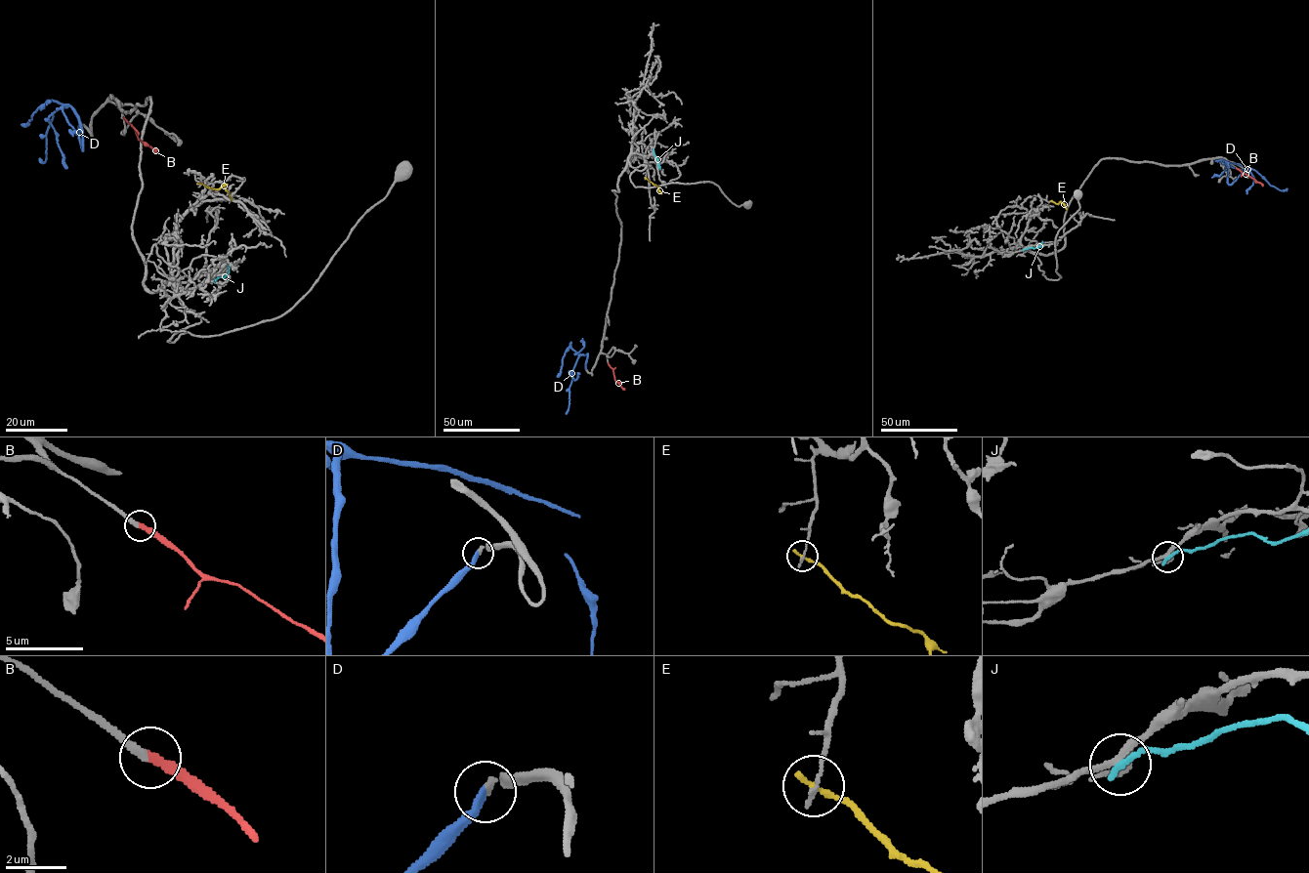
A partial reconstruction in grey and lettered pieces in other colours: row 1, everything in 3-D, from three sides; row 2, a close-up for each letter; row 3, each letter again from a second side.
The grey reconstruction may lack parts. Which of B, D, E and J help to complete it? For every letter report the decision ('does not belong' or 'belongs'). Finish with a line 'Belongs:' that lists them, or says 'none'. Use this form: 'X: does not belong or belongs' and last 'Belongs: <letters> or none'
B: belongs
D: belongs
E: does not belong
J: does not belong
Belongs: B, D

